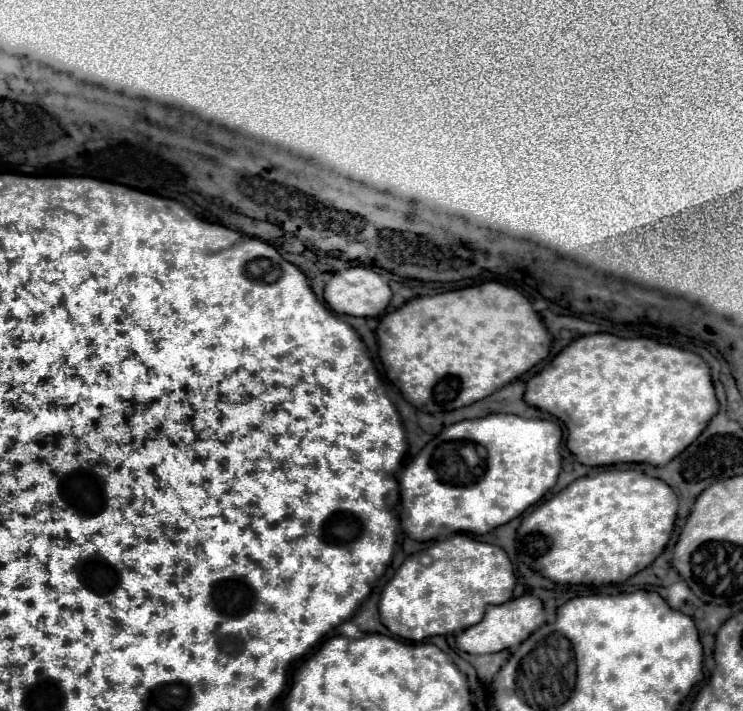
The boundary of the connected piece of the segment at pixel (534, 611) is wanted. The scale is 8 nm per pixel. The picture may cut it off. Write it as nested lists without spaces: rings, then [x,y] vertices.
[[[522,595],[518,599],[512,599],[502,605],[492,605],[486,609],[486,615],[480,623],[468,627],[460,635],[456,635],[458,649],[470,653],[470,655],[484,655],[484,653],[498,653],[510,647],[518,647],[522,641],[526,641],[540,625],[544,625],[544,607],[542,601],[534,595]]]

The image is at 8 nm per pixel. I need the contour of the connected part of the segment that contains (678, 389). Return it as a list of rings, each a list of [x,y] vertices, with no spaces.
[[[610,333],[584,335],[572,341],[544,371],[528,381],[524,401],[548,411],[566,425],[566,447],[586,467],[616,463],[648,463],[664,467],[672,457],[680,455],[692,441],[696,441],[720,409],[710,379],[710,367],[700,355],[672,345],[660,345],[646,337],[622,339]]]

